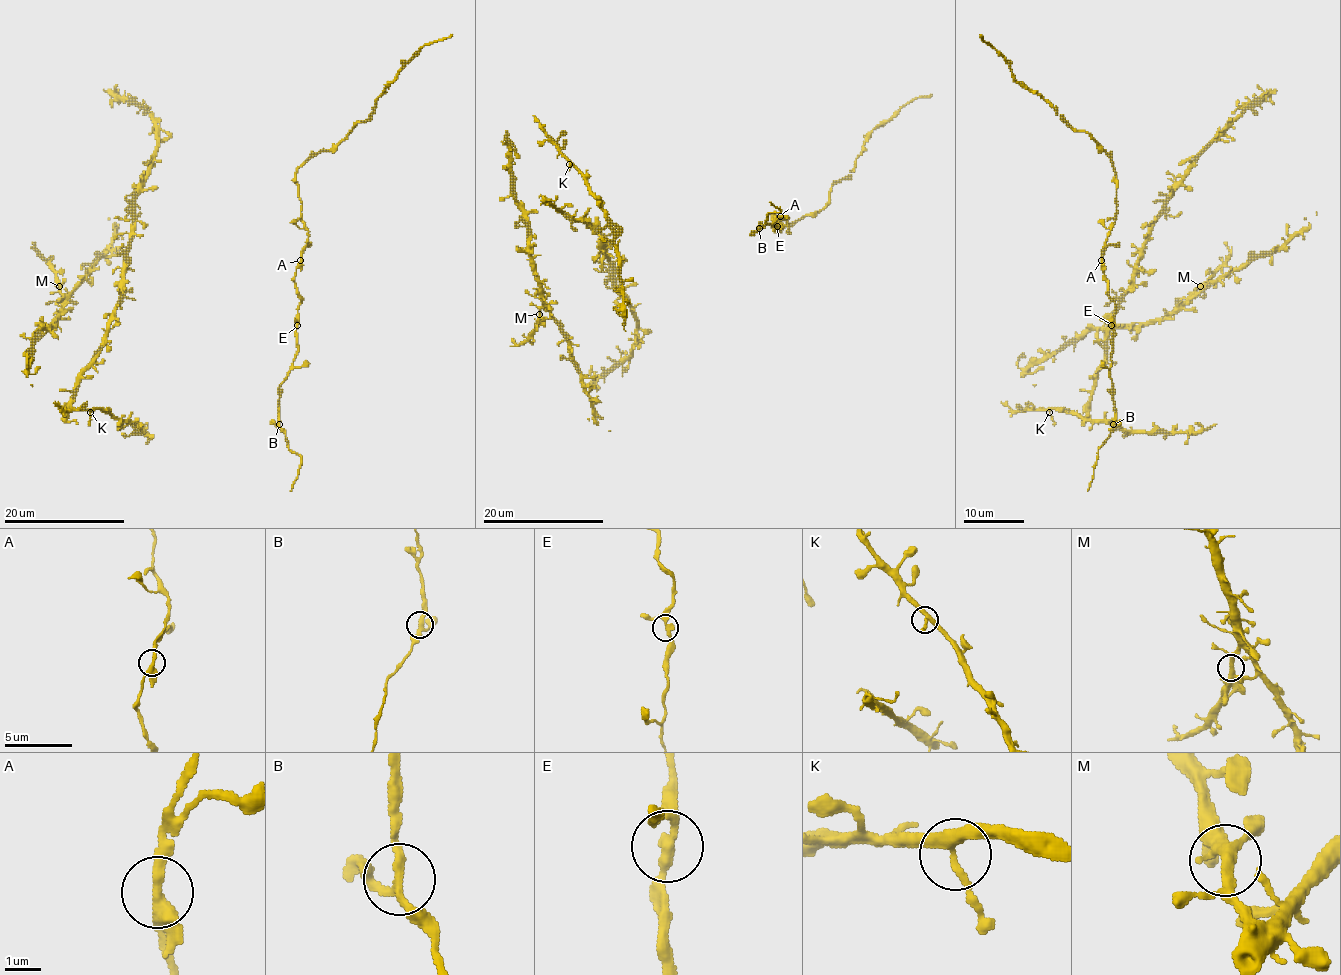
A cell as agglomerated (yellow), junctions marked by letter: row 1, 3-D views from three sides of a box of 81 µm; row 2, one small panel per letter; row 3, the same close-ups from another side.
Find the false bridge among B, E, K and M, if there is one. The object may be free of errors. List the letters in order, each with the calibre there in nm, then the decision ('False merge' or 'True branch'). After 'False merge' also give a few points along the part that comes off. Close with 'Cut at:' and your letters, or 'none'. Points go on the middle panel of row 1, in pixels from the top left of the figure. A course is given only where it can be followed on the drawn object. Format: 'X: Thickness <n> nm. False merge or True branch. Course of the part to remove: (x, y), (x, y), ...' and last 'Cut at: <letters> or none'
B: Thickness 240 nm. True branch
E: Thickness 240 nm. True branch
K: Thickness 280 nm. True branch
M: Thickness 280 nm. True branch
Cut at: none

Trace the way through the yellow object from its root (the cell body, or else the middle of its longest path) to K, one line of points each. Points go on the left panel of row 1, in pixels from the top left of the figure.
K: (153, 436), (138, 433), (109, 412), (99, 409), (90, 412)

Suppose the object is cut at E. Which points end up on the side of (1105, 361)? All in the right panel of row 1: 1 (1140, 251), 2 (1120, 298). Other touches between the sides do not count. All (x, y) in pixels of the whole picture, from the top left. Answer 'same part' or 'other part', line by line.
1: same part
2: same part

